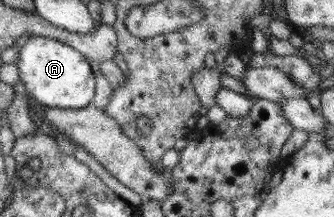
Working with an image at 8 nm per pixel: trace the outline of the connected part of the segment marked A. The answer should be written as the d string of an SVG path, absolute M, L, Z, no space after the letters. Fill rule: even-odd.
M34 36L26 41L26 44L18 53L19 61L16 67L19 71L20 81L25 85L30 100L37 100L38 103L51 108L59 109L81 109L92 105L95 95L95 73L91 68L90 61L79 51L61 43L59 40Z

